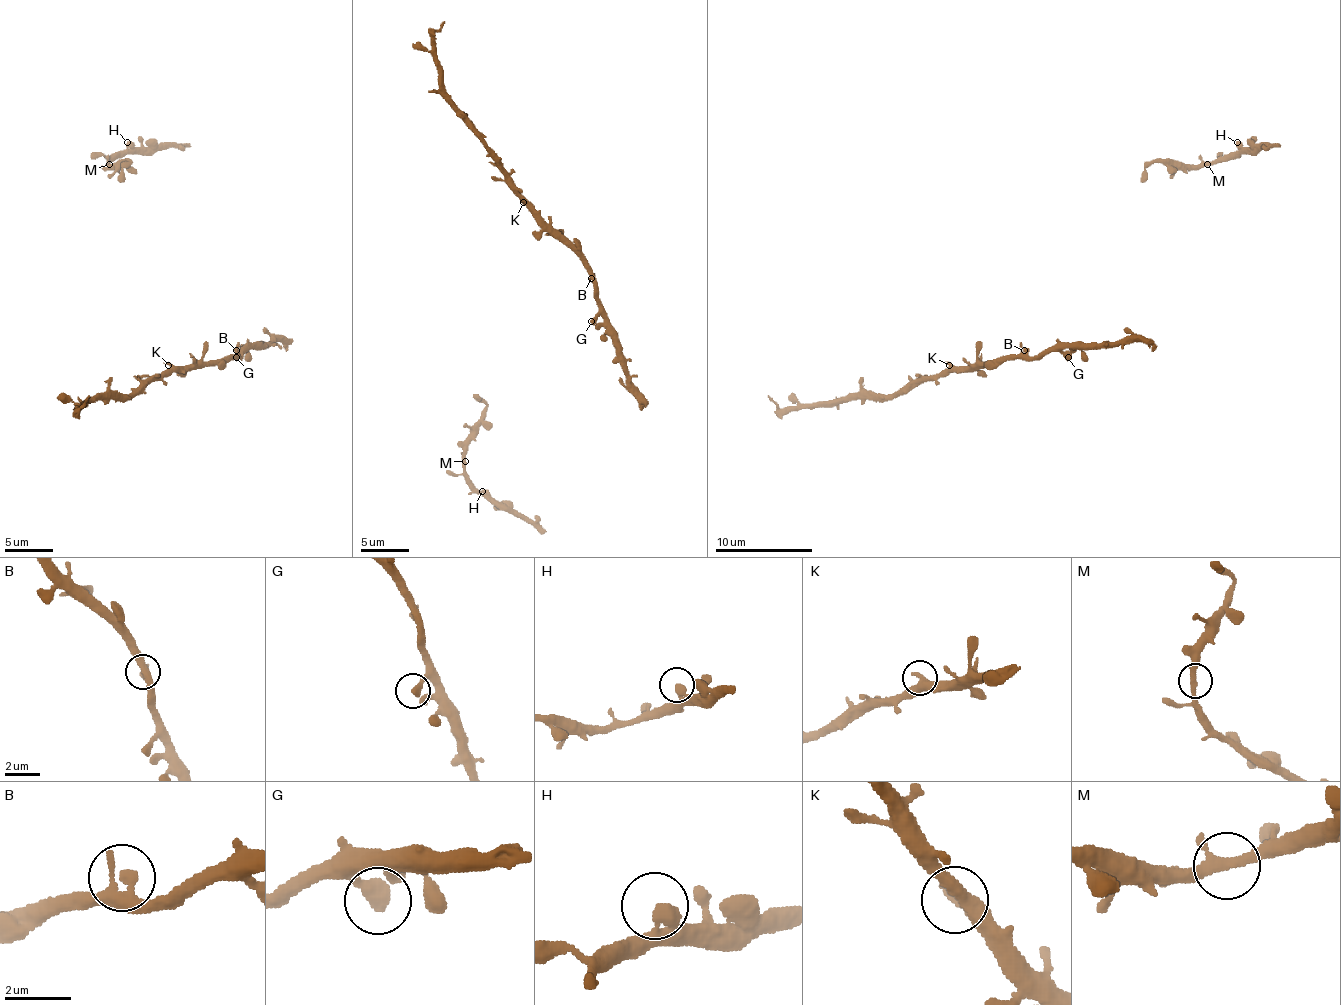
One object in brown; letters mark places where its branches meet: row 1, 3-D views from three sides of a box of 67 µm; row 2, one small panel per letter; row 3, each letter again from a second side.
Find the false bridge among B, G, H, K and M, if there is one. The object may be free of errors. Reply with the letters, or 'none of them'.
none of them

